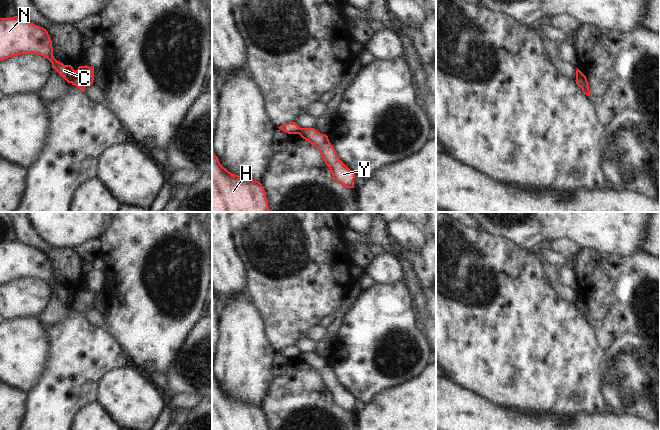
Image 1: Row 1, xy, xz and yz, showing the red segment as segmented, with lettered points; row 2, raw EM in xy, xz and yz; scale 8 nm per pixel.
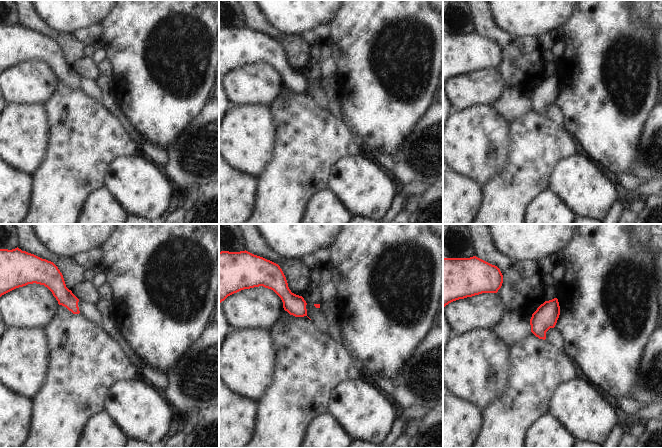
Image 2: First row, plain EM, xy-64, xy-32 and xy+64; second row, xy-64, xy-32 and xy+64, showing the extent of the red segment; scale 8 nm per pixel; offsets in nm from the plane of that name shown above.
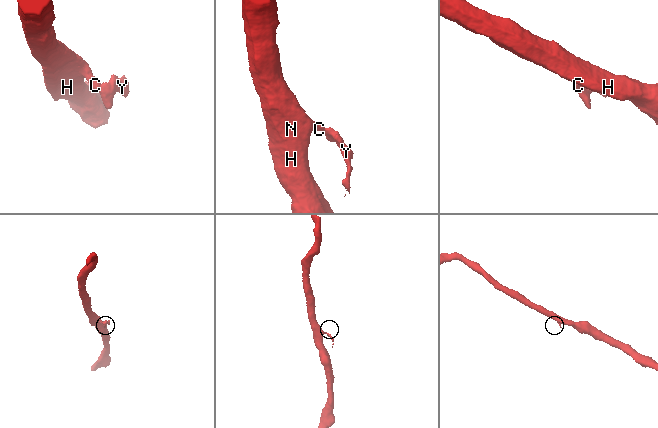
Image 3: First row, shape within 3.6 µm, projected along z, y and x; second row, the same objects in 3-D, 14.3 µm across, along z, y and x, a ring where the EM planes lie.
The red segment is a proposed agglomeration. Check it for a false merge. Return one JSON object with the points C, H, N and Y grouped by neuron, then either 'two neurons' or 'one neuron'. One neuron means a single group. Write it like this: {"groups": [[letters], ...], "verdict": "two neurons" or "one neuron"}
{"groups": [["C", "H", "N"], ["Y"]], "verdict": "two neurons"}

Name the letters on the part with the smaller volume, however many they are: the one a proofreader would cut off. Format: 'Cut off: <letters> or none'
Cut off: Y

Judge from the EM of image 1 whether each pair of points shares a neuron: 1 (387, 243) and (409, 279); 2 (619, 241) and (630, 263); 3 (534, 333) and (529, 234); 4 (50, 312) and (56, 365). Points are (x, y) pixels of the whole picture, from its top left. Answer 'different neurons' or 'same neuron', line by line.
1: same neuron
2: different neurons
3: different neurons
4: different neurons

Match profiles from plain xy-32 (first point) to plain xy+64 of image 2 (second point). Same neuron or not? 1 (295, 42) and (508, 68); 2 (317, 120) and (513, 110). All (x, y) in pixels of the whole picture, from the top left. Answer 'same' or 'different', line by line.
1: same
2: different

